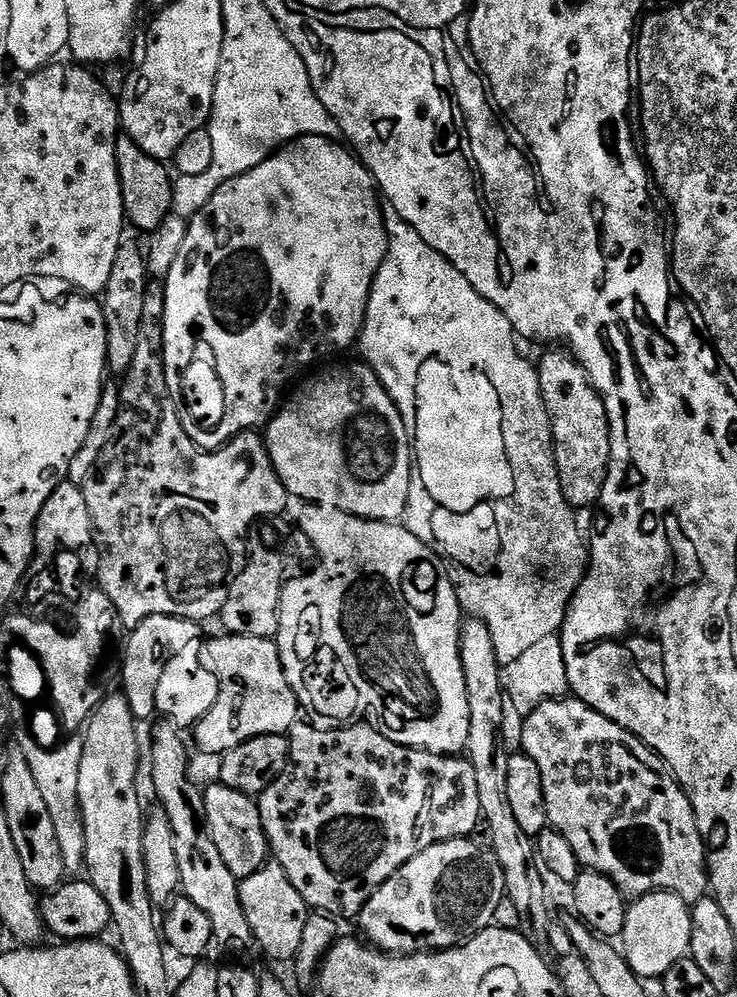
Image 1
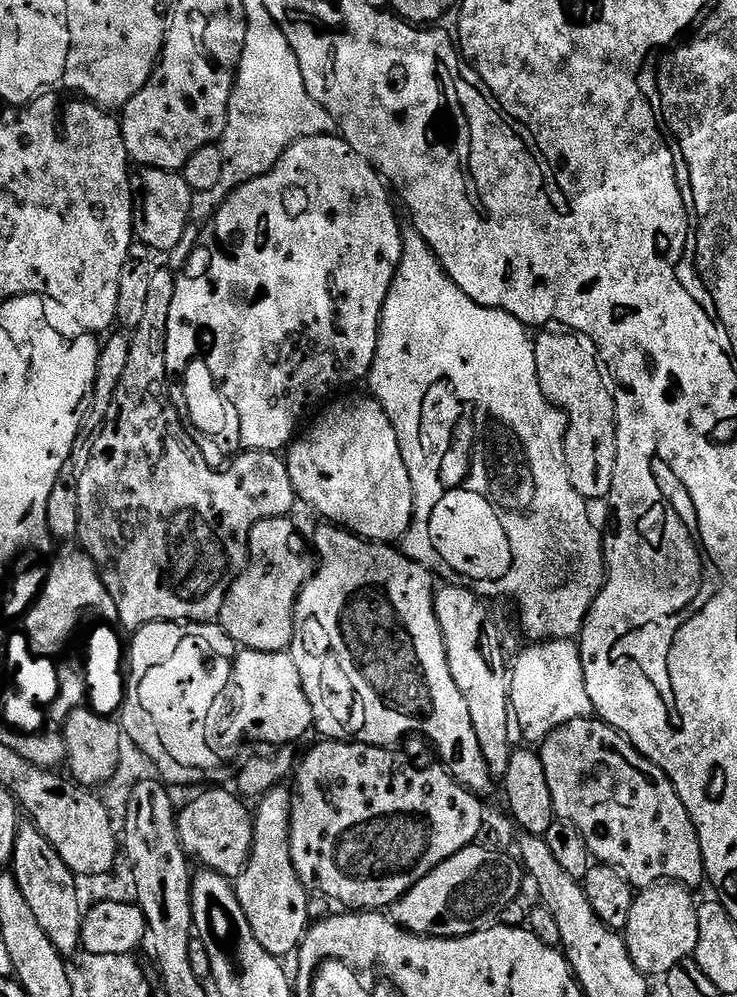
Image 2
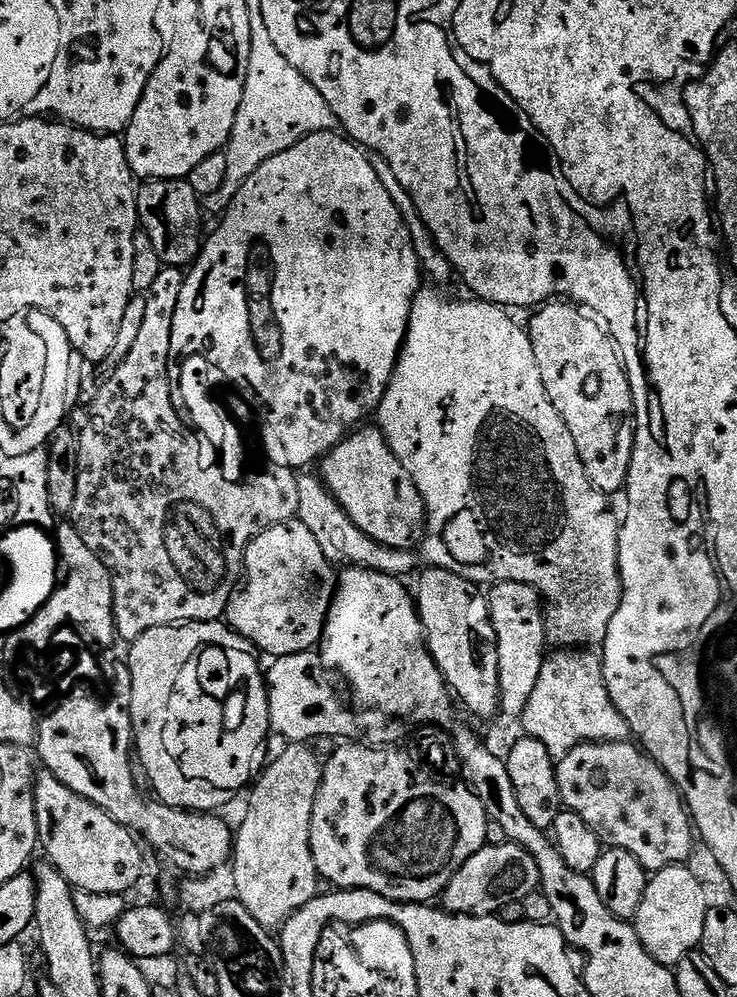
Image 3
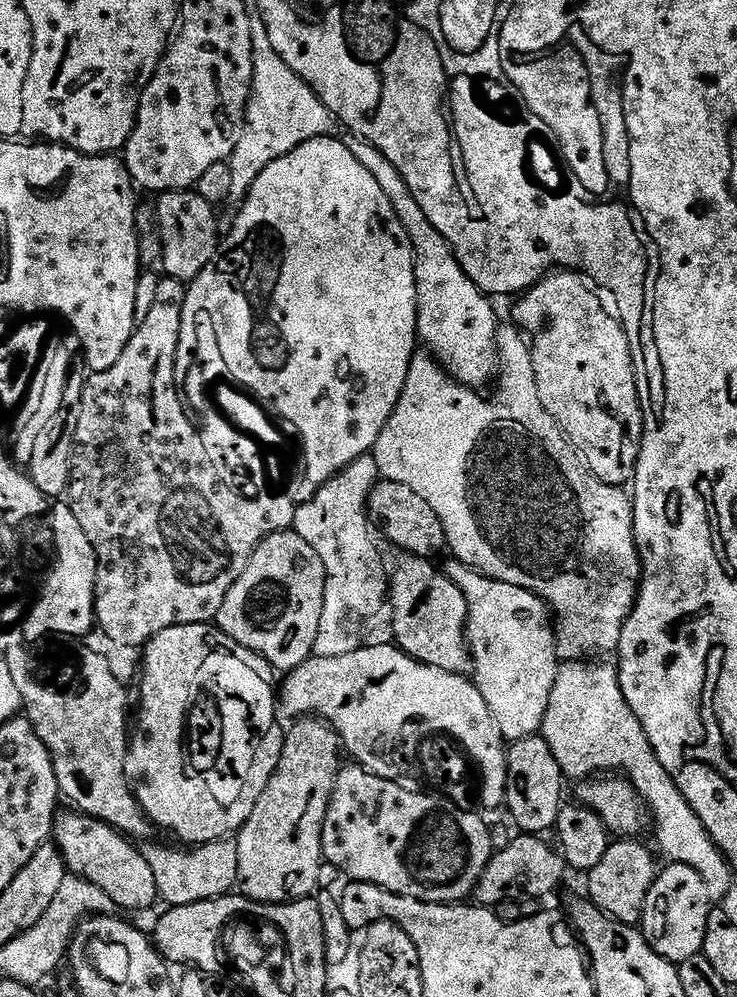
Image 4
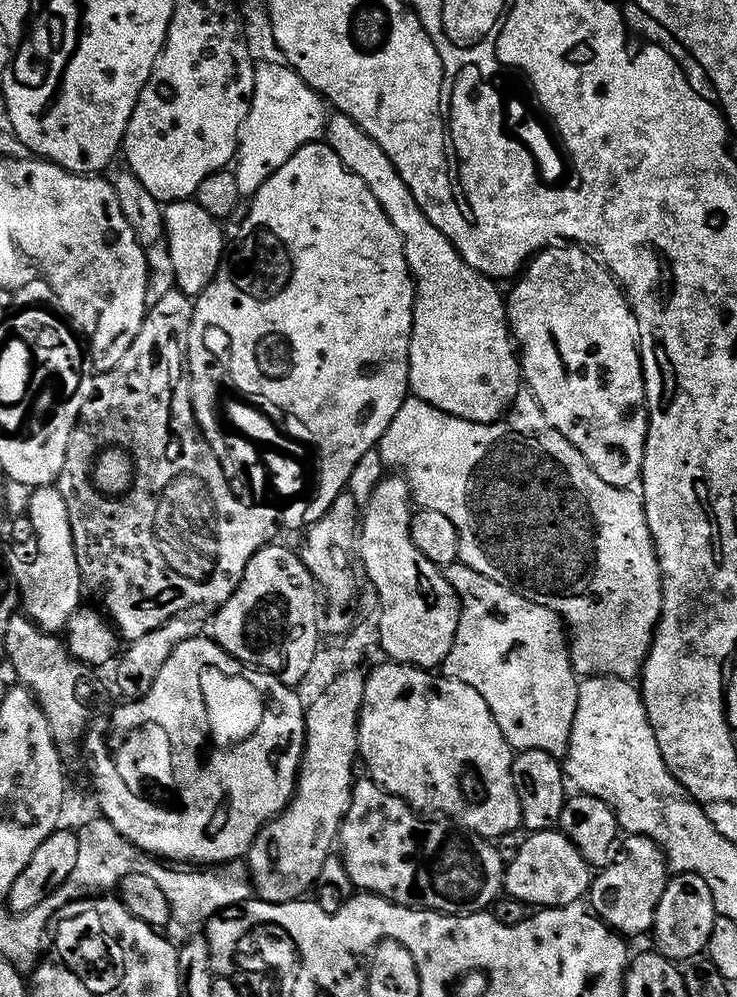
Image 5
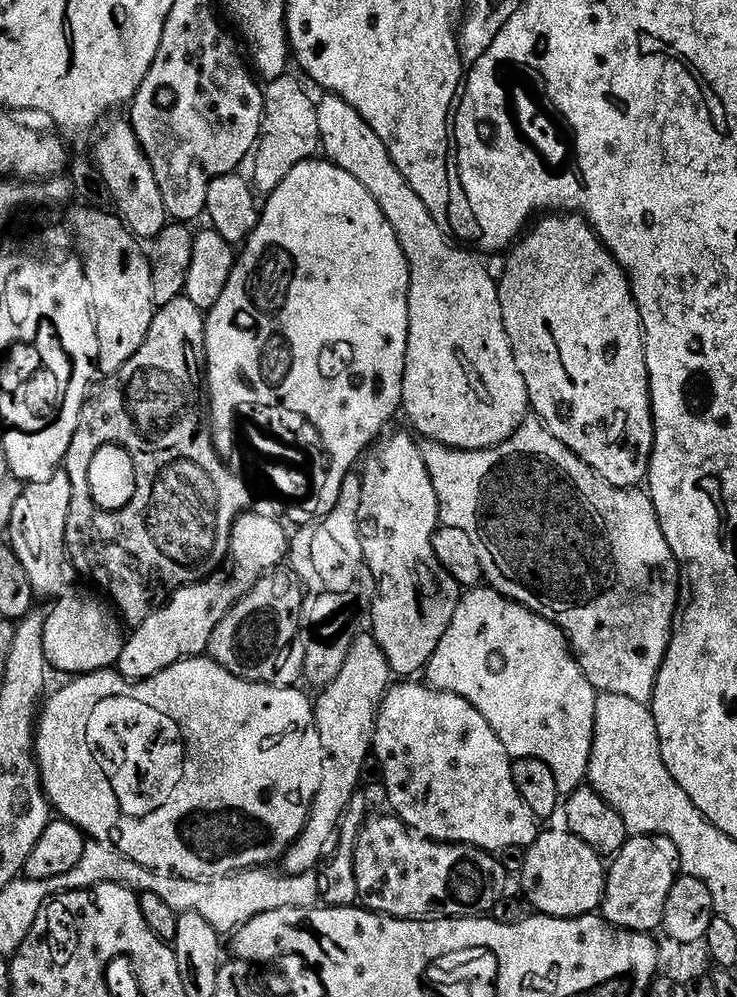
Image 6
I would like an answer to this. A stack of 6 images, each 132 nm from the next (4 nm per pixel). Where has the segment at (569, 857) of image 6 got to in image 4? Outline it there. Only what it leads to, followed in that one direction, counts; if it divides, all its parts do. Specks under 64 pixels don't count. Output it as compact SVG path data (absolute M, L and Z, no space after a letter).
M522 834L506 850L495 853L484 876L476 885L475 899L481 905L493 906L503 900L540 900L548 896L564 880L566 865L563 855L536 834Z

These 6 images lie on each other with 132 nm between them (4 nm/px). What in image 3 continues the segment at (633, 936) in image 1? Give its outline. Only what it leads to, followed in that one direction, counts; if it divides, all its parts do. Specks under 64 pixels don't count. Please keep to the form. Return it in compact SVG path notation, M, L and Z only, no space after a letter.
M677 866L655 873L642 894L642 906L638 906L634 921L636 933L642 946L659 964L680 964L700 946L710 901L704 897L704 888L690 869L688 866Z

